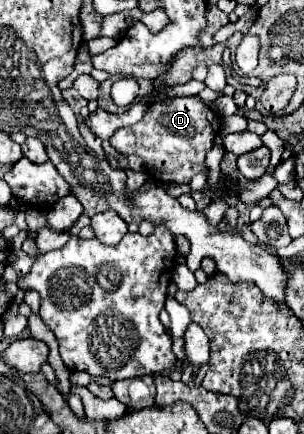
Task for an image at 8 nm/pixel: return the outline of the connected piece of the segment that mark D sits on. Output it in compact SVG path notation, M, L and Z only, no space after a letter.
M181 96L153 102L141 122L129 128L119 128L109 138L109 144L125 156L129 154L141 156L145 160L149 178L153 180L159 180L163 184L169 182L189 184L189 180L195 174L199 172L209 174L205 154L211 150L219 126L221 126L219 116L209 106L205 106L197 96L185 96L185 98Z

